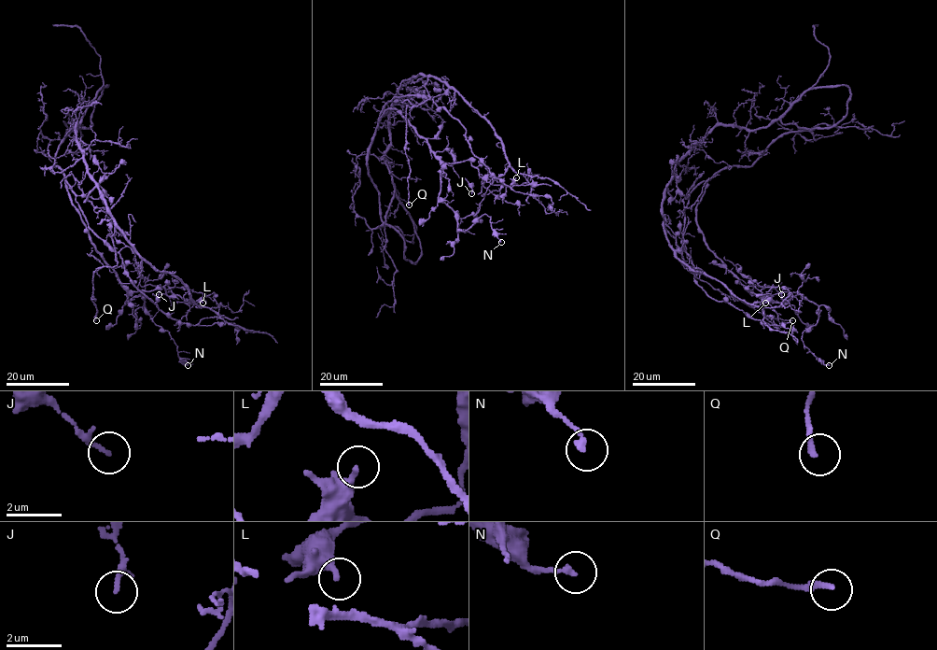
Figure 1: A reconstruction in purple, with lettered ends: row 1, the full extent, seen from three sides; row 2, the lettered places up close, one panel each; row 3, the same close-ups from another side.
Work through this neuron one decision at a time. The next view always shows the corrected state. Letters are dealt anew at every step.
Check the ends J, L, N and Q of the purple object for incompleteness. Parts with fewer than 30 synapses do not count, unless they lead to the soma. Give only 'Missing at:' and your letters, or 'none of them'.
Missing at: none of them

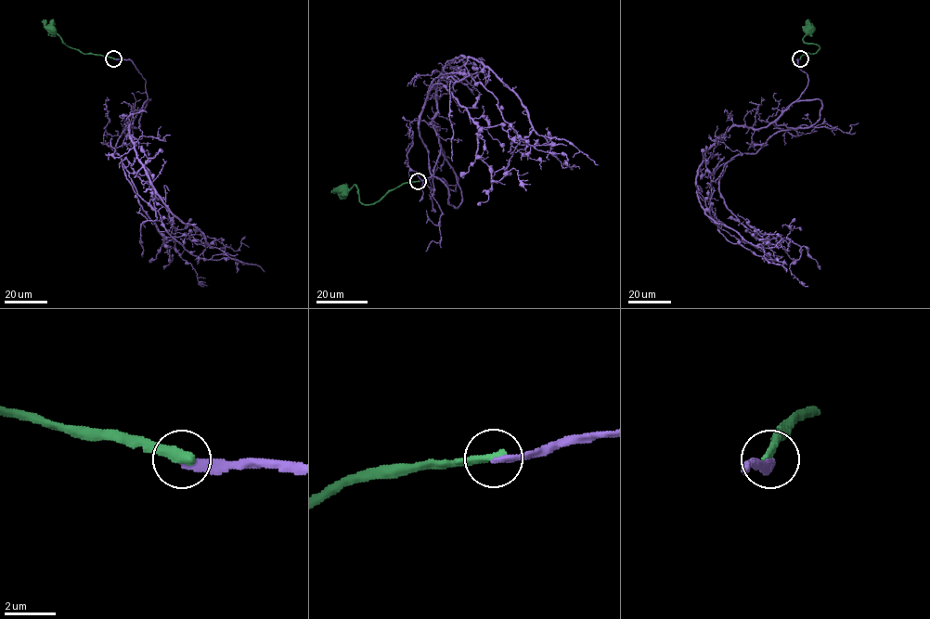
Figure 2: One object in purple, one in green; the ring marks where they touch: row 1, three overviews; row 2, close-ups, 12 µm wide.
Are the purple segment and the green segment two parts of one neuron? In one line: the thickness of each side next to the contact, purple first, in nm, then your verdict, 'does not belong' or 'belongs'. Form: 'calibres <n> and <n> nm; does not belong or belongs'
calibres 280 and 420 nm; does not belong

